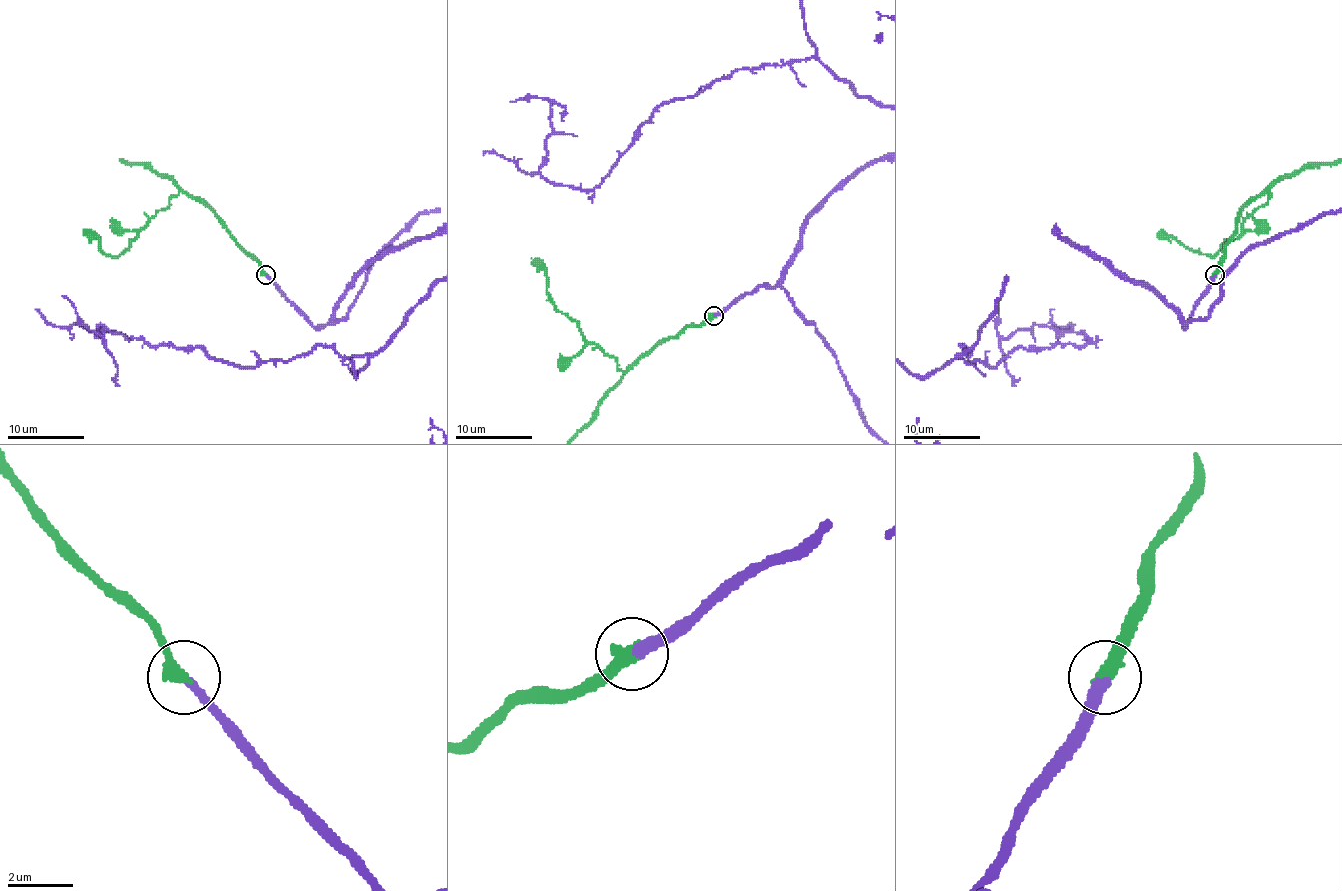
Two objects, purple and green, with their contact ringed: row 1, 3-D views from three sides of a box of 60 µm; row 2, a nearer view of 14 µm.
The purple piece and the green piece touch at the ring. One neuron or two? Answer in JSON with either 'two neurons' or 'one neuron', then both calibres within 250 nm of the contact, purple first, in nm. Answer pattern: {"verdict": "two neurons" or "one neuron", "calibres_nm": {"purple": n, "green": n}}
{"verdict": "one neuron", "calibres_nm": {"purple": 320, "green": 440}}

